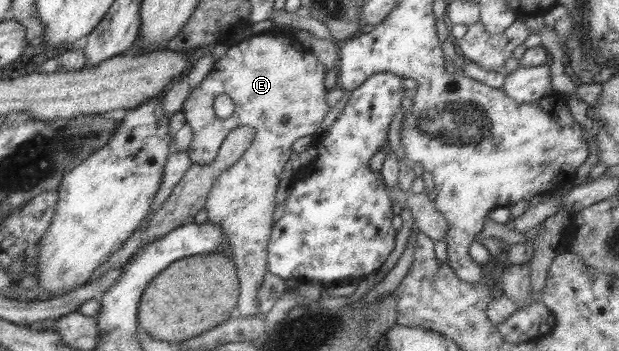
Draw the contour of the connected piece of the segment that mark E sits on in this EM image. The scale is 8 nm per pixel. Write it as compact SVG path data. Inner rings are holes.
M275 30L272 34L265 33L260 35L254 35L249 37L248 39L241 39L239 43L229 43L227 51L225 51L225 55L221 57L221 59L216 60L213 63L213 67L210 73L197 85L197 87L193 87L187 94L185 101L183 101L183 105L181 105L181 112L184 115L185 121L187 125L189 125L191 132L193 133L190 145L188 146L187 155L189 156L189 161L192 164L197 165L209 165L217 155L218 150L220 149L221 143L223 139L237 127L240 126L248 126L254 130L254 137L249 144L249 147L239 156L239 159L232 163L228 168L225 168L223 172L219 173L219 176L213 180L213 185L207 194L207 199L205 202L205 211L207 213L208 221L211 223L215 223L215 225L219 225L221 227L221 231L223 231L223 235L225 235L227 240L227 245L229 245L229 249L231 249L231 261L234 263L234 267L236 268L236 275L238 279L239 286L239 295L237 298L236 305L236 314L241 317L253 317L253 315L260 315L259 309L257 309L257 287L263 283L263 276L265 273L268 273L268 266L265 257L267 257L267 241L269 239L270 231L273 225L273 221L271 219L271 214L273 213L273 209L275 209L275 193L277 189L277 183L279 182L279 175L283 173L283 164L285 161L289 160L291 153L291 145L293 141L305 137L310 136L313 137L316 130L320 127L321 122L325 119L325 115L327 115L327 111L331 109L331 107L326 102L327 89L324 85L324 77L325 77L325 68L323 65L317 62L317 59L312 55L308 48L304 47L293 35L287 34L285 31ZM225 93L228 95L233 102L234 110L231 113L231 116L225 120L221 120L215 116L213 112L213 108L211 107L213 103L213 99L215 96Z

